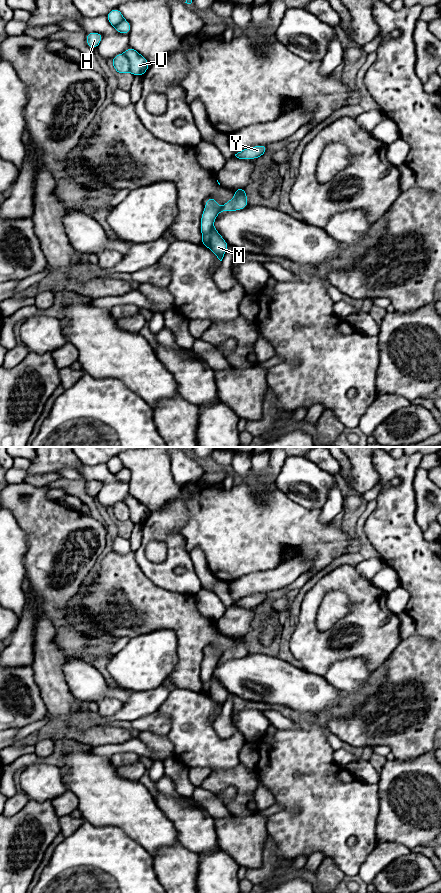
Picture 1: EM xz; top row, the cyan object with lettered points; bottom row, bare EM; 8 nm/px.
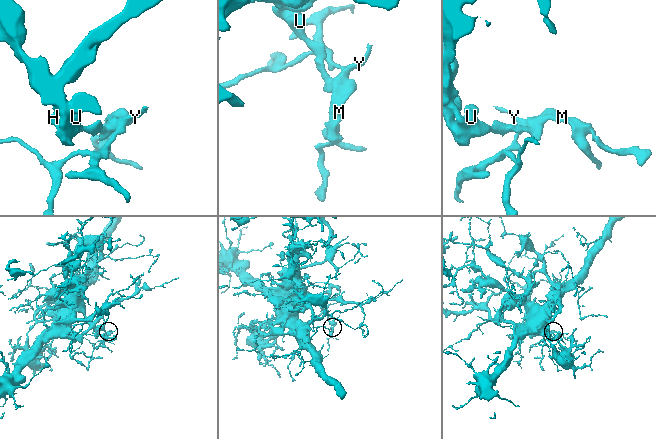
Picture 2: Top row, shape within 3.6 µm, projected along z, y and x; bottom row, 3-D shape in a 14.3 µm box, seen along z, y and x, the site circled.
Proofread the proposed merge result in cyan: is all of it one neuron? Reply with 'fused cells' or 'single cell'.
fused cells

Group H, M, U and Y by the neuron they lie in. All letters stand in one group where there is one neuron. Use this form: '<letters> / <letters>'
H M / U Y

